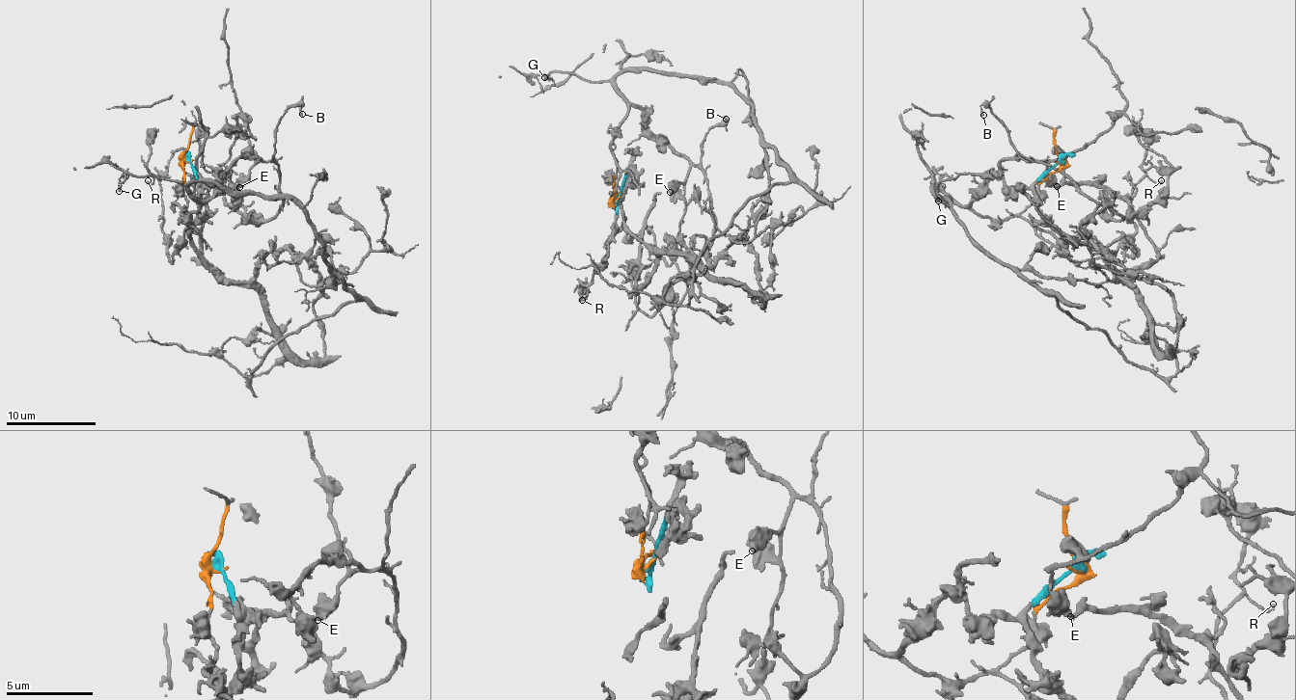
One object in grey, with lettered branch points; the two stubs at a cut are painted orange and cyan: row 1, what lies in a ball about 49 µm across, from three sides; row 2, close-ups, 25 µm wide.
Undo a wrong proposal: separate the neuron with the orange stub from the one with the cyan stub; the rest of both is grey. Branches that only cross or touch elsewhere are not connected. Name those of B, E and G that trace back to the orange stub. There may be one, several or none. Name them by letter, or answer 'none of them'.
B, E, G

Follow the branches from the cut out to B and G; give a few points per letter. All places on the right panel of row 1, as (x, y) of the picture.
B: (1061, 160), (1022, 212), (978, 213), (971, 200), (1004, 160), (1030, 161), (987, 107), (983, 115)
G: (1061, 160), (1039, 185), (1037, 201), (1006, 219), (986, 218), (966, 209), (931, 182), (938, 201)

